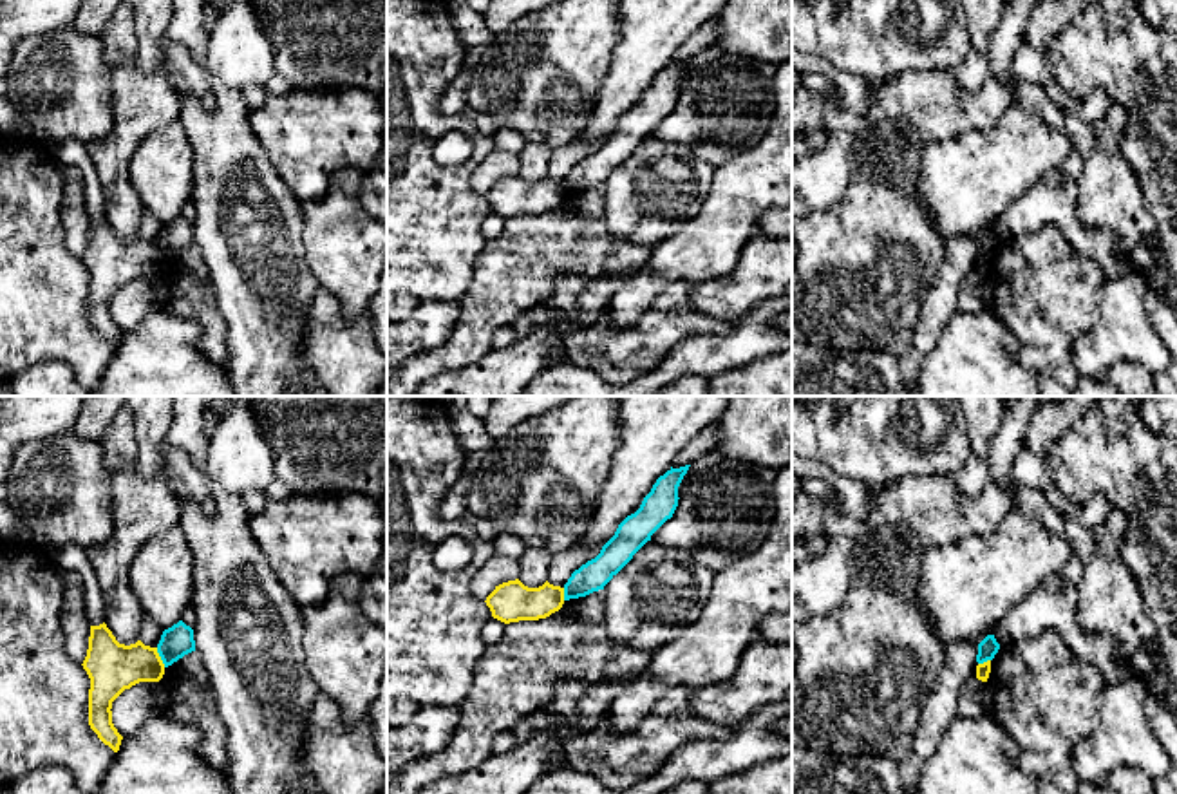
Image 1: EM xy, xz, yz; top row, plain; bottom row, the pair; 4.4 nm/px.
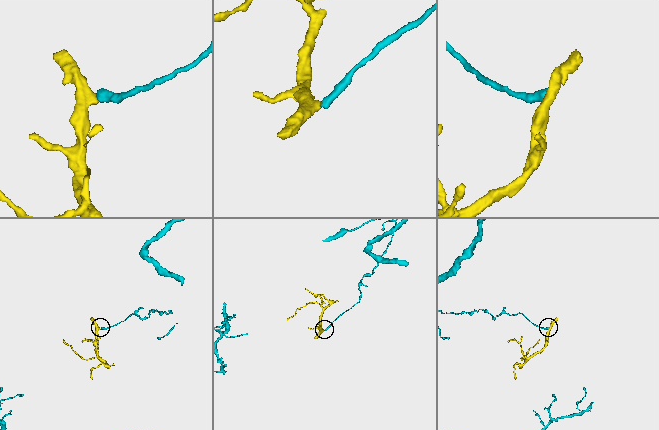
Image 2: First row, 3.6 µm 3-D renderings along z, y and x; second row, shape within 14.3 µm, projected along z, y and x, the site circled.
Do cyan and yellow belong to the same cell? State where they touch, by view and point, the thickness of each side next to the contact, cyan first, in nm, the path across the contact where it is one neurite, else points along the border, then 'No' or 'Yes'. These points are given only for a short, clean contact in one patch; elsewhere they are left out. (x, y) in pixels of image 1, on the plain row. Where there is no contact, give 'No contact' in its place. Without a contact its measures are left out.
Touches cyan at xy (160, 250). Thickness 140 nm (cyan) against 220 nm. Boundary: xy (156, 243), (165, 261). No

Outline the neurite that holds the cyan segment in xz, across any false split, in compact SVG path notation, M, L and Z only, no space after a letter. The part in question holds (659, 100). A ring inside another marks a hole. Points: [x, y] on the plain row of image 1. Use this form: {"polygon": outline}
{"polygon": "M691 60L669 63L656 74L640 103L627 110L600 148L571 168L564 179L564 195L586 192L604 181L651 136L651 130L673 112L678 81Z"}

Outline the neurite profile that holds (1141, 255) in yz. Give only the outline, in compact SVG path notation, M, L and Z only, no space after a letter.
M1159 237L1141 239L1135 246L1126 250L1126 257L1132 268L1141 269L1146 277L1155 266L1155 253L1161 251Z

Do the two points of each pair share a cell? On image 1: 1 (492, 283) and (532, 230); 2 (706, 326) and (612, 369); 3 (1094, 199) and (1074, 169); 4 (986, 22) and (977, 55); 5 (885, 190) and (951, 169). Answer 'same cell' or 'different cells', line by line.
1: same cell
2: same cell
3: different cells
4: same cell
5: different cells

